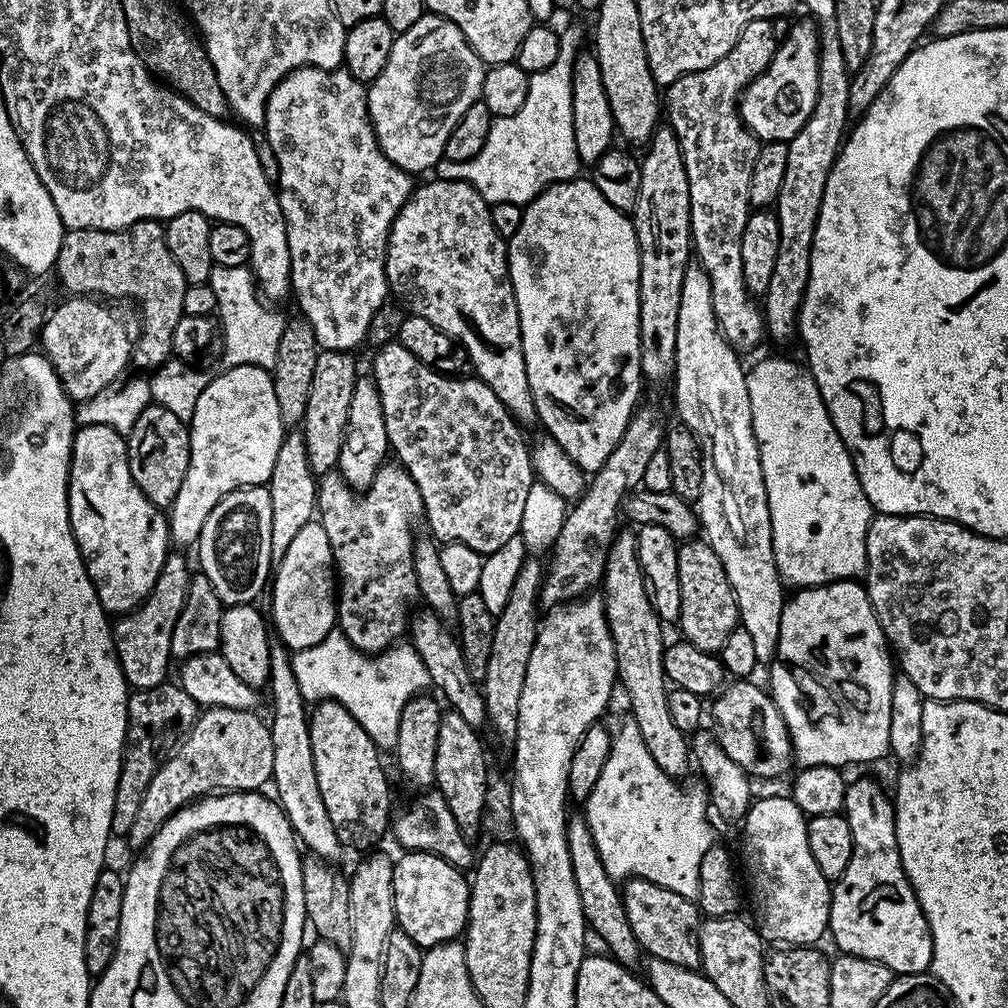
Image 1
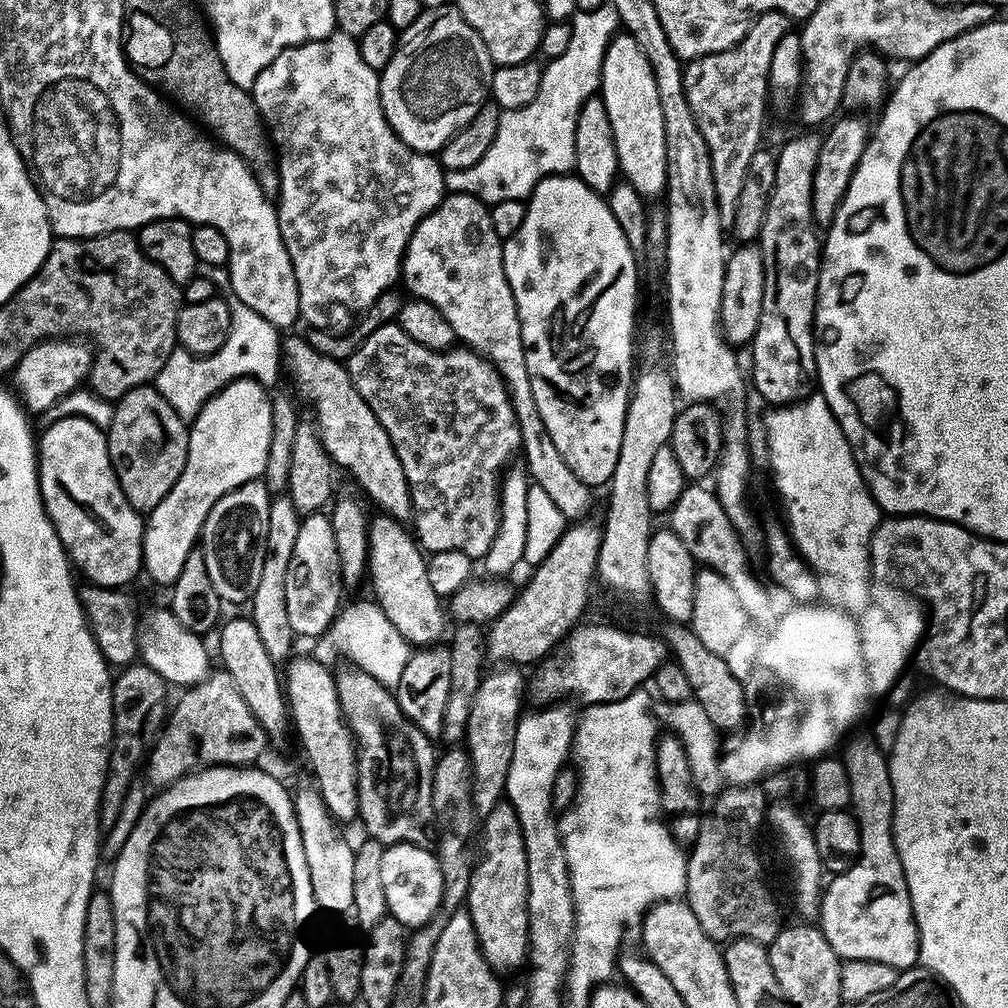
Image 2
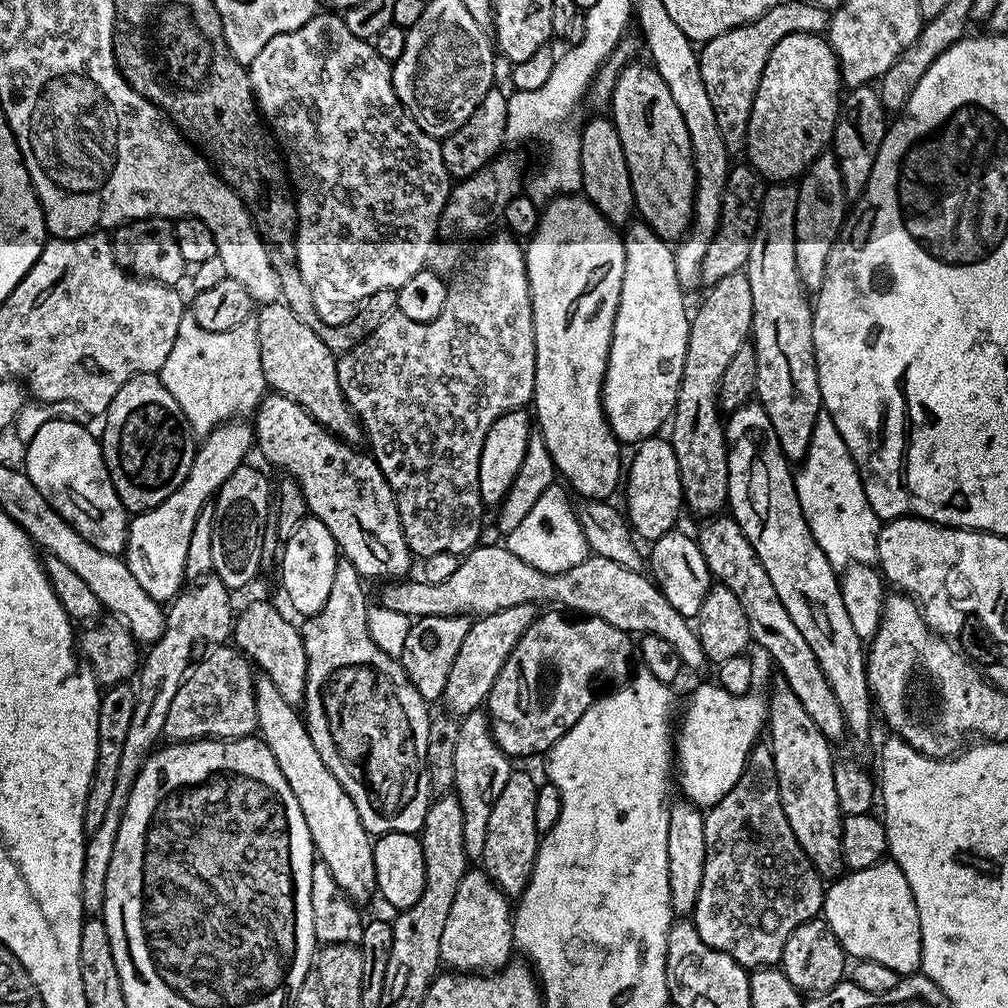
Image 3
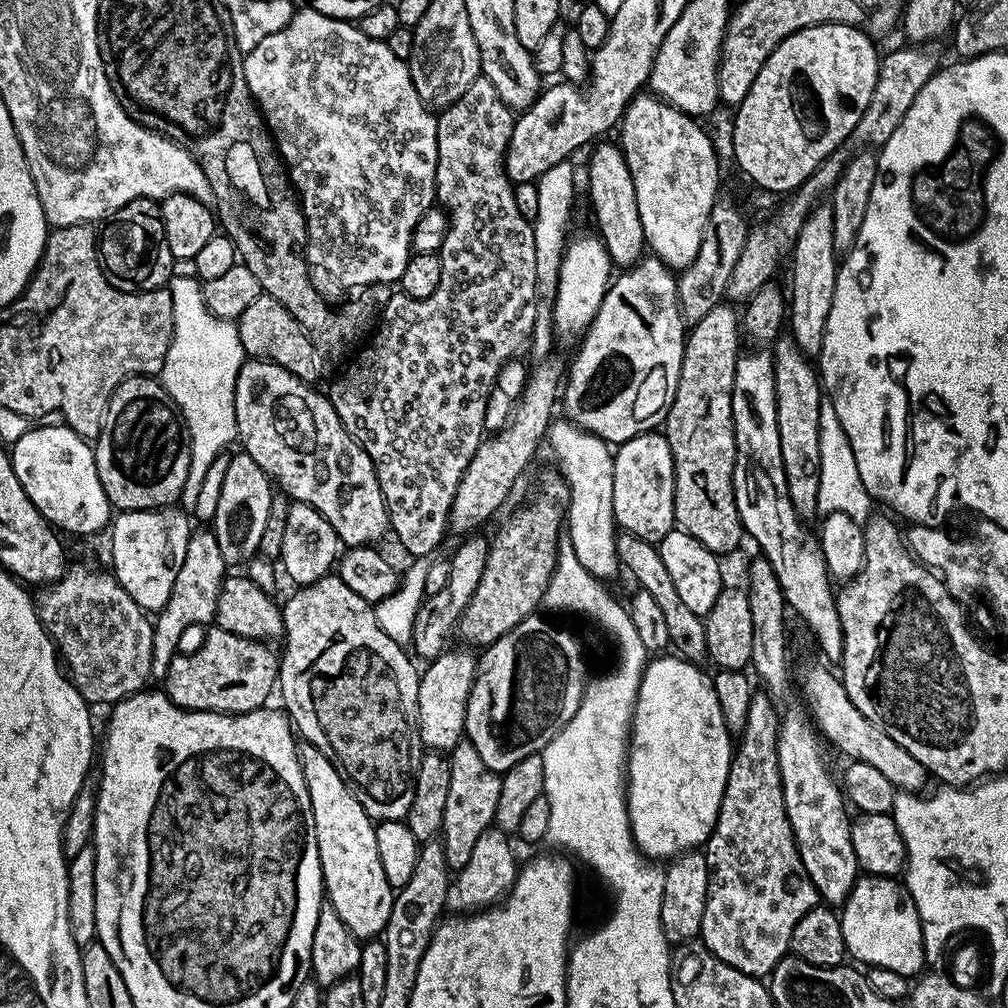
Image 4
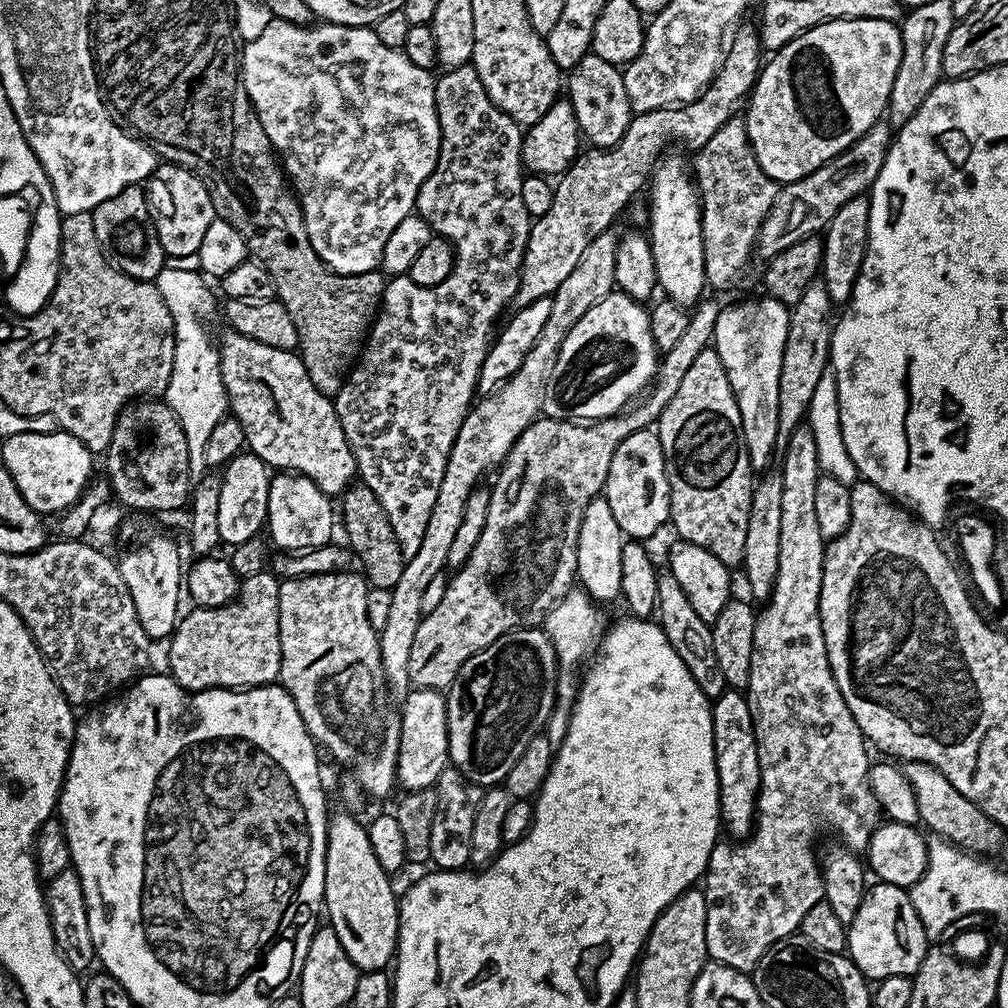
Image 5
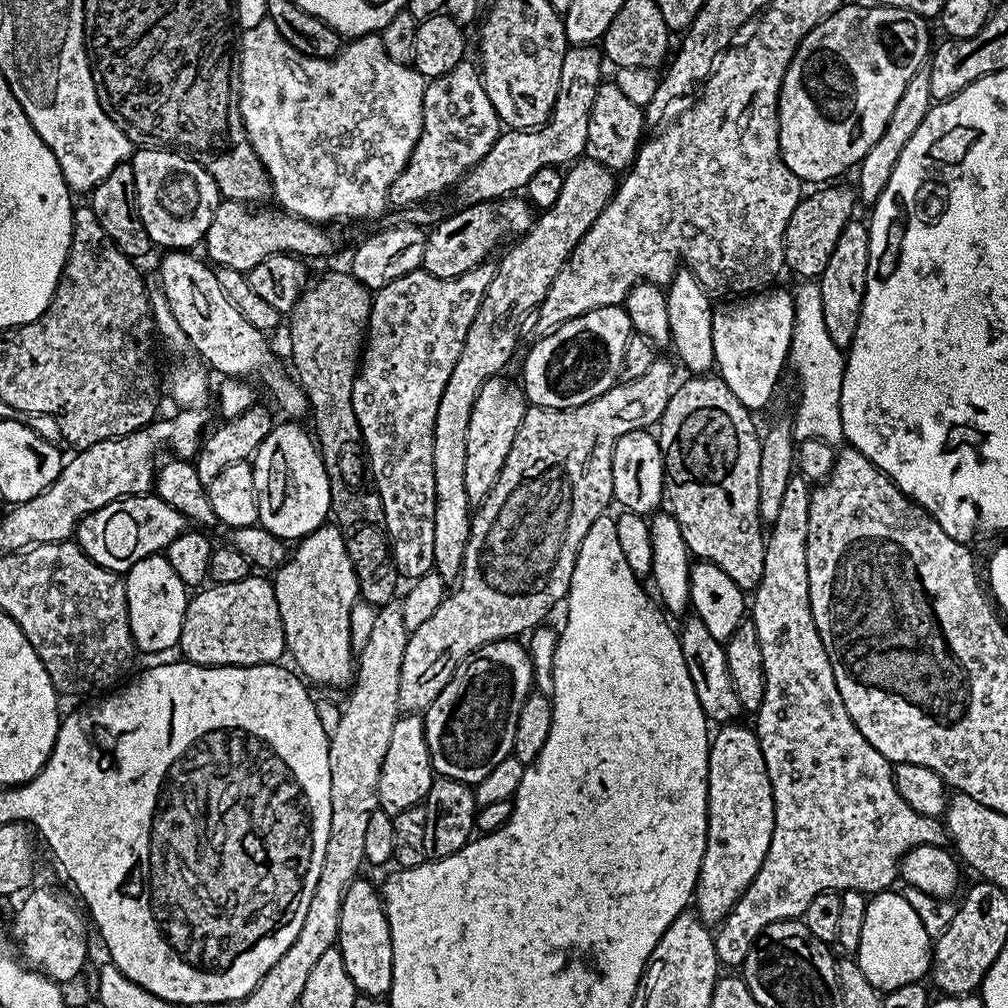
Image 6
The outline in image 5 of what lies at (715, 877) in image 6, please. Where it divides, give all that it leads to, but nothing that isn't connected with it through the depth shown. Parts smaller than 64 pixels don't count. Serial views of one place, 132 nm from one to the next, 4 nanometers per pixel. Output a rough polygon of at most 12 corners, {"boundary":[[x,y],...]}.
{"boundary":[[747,695],[711,701],[722,828],[756,823],[760,763]]}

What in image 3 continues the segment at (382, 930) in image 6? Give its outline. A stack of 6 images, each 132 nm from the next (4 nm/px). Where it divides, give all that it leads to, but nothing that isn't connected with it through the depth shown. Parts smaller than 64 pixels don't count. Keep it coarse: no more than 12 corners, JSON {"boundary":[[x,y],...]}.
{"boundary":[[263,674],[259,739],[312,847],[353,902],[377,895],[373,837],[297,705]]}

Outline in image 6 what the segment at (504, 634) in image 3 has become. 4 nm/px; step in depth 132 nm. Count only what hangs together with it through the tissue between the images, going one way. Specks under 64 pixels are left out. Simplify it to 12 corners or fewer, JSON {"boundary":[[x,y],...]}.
{"boundary":[[424,721],[394,722],[378,774],[388,816],[421,803],[434,779]]}

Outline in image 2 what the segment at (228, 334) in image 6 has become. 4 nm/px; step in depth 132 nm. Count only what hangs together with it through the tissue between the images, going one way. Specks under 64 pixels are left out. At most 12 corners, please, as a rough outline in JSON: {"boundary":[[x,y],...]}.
{"boundary":[[368,525],[375,603],[412,646],[444,632],[442,598],[413,533]]}

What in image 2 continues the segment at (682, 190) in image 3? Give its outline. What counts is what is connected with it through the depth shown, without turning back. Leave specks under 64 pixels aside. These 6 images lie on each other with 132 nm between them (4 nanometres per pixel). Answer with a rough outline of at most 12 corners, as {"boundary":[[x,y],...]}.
{"boundary":[[613,36],[599,95],[623,179],[663,197],[662,102],[632,36]]}

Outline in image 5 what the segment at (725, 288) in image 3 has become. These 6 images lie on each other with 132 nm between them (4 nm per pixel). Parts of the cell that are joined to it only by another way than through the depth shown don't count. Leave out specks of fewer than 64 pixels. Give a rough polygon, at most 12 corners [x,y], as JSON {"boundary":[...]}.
{"boundary":[[715,347],[662,410],[677,537],[739,569],[754,469]]}

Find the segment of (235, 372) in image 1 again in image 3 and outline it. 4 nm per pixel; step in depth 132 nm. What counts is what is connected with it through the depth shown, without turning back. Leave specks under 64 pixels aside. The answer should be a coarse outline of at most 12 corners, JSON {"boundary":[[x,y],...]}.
{"boundary":[[253,429],[203,437],[186,482],[129,519],[122,556],[150,598],[185,587],[203,504],[247,459]]}

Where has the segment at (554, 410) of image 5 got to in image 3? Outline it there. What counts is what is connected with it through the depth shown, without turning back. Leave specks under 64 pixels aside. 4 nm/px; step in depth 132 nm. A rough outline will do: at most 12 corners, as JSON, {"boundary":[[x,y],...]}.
{"boundary":[[623,229],[604,417],[621,445],[669,423],[690,308],[673,245]]}

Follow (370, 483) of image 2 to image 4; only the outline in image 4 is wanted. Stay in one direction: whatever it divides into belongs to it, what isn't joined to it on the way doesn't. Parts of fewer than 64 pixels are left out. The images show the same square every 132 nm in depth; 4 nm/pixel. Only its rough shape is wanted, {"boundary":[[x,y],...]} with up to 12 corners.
{"boundary":[[263,294],[235,325],[245,357],[310,385],[324,357],[304,328]]}

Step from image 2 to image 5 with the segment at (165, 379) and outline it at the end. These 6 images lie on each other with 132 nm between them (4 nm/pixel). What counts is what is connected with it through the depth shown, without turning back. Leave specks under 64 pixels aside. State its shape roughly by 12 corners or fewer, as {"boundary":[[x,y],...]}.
{"boundary":[[195,267],[154,283],[176,335],[163,399],[186,434],[188,471],[229,407],[220,348],[204,325],[216,304]]}

